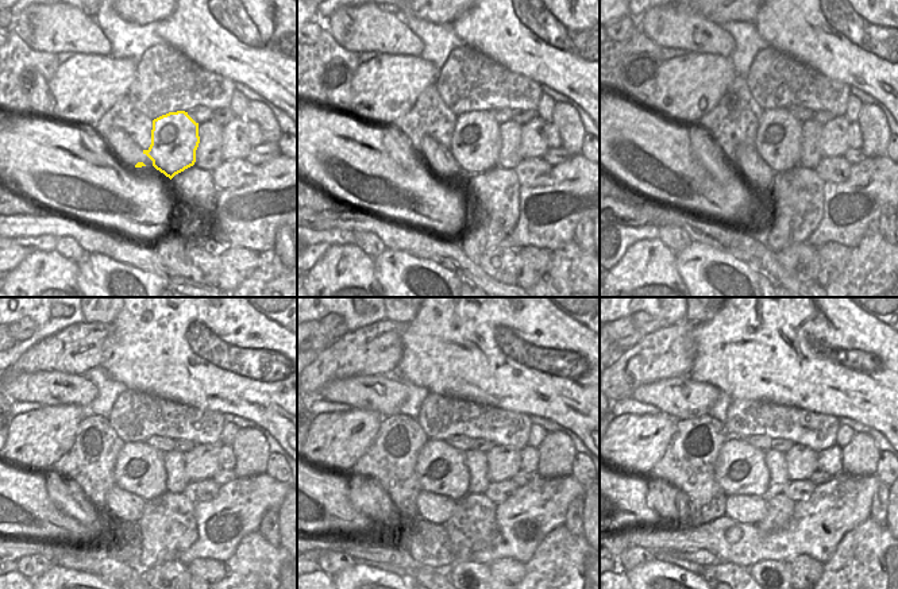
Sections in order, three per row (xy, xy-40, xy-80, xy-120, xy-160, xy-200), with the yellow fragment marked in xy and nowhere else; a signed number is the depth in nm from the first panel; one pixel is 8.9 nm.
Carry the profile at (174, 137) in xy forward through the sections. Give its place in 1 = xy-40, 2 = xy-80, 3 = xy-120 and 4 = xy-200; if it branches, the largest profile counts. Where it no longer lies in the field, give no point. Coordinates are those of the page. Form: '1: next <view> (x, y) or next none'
1: next xy-40 (476, 142)
2: next xy-80 (777, 147)
3: next xy-120 (139, 469)
4: next xy-200 (740, 469)

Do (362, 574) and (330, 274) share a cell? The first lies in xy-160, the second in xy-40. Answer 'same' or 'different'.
different

